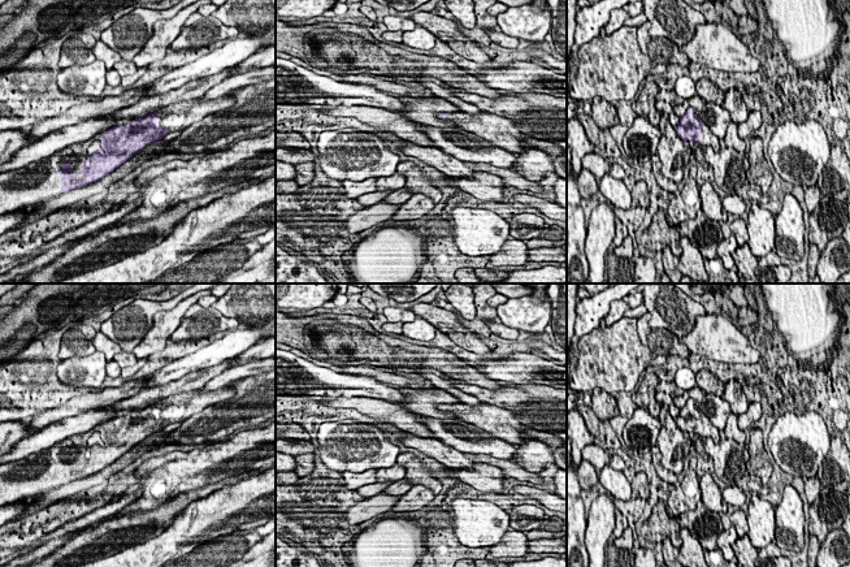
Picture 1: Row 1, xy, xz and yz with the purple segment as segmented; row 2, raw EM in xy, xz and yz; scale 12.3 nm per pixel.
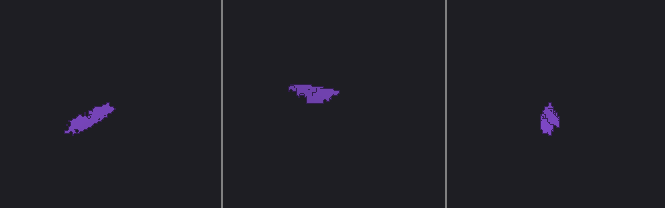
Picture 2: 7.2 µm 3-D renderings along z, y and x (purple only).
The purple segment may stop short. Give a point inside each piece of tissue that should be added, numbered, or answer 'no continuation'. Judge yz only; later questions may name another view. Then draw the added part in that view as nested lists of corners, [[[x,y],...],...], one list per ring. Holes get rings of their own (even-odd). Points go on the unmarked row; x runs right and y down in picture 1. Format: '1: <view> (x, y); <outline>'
1: yz (707, 429); [[[703,415],[701,420],[701,437],[711,437],[716,445],[721,440],[719,429],[712,425],[712,423],[706,415]]]

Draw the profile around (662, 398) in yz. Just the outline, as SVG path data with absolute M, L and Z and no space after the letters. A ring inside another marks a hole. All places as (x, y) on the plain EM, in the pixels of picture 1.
M656 391L655 399L660 406L667 404L669 407L671 416L675 420L677 419L680 408L675 404L673 398L669 394L664 391Z

